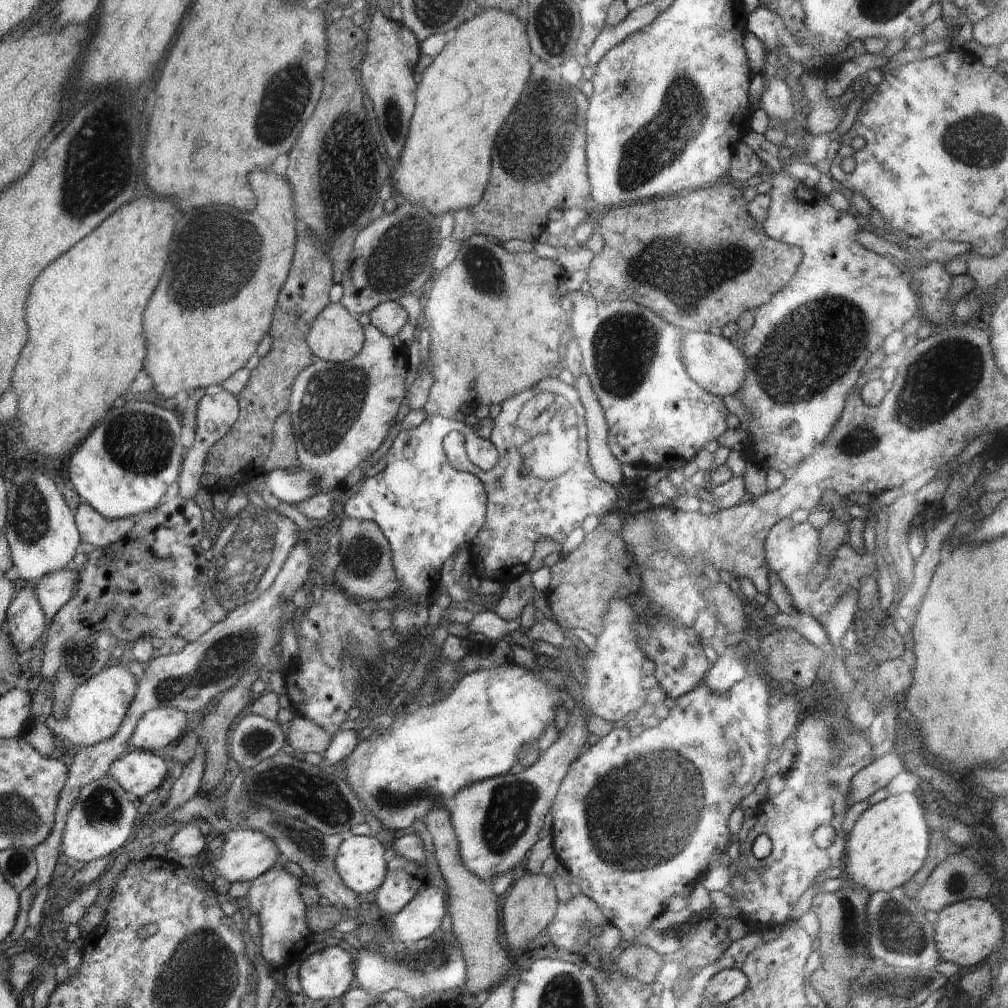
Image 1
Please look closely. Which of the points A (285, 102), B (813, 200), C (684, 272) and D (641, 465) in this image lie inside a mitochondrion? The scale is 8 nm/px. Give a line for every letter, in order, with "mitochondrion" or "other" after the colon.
A: mitochondrion
B: other
C: mitochondrion
D: other

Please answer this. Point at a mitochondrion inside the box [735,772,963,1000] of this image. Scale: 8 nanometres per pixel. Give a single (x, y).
(897, 927)

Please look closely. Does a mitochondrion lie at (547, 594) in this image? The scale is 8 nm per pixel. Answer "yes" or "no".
no

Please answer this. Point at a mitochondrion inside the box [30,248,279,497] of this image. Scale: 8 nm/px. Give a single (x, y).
(140, 440)

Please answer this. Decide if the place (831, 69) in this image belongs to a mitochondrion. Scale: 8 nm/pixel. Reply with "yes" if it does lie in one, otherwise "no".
no

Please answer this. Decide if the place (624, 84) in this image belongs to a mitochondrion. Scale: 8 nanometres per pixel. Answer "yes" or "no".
yes

